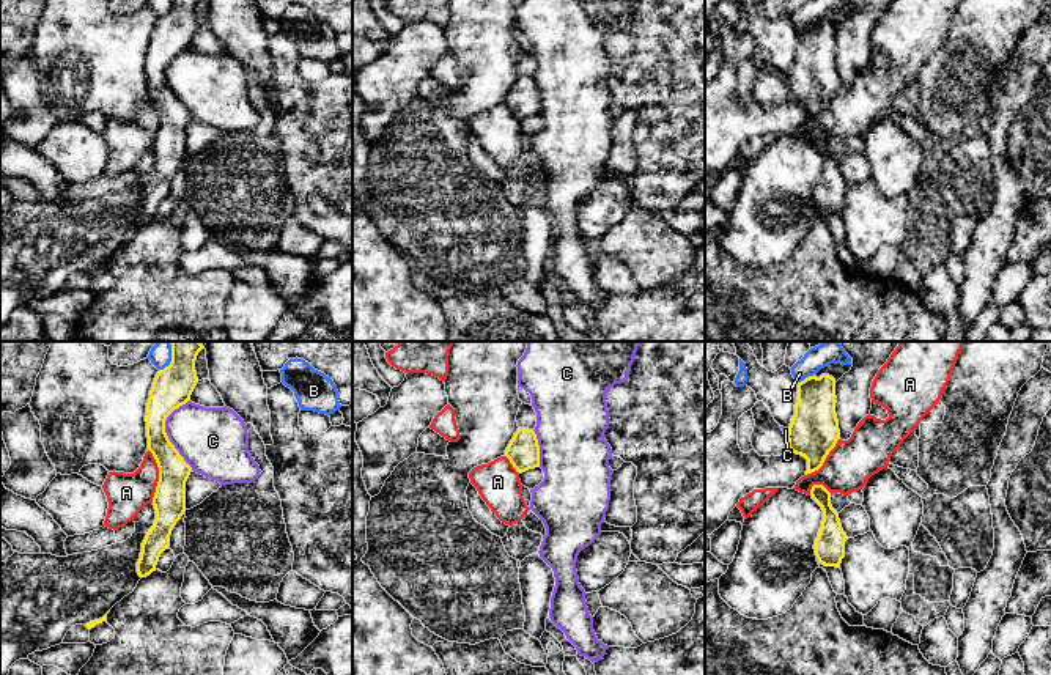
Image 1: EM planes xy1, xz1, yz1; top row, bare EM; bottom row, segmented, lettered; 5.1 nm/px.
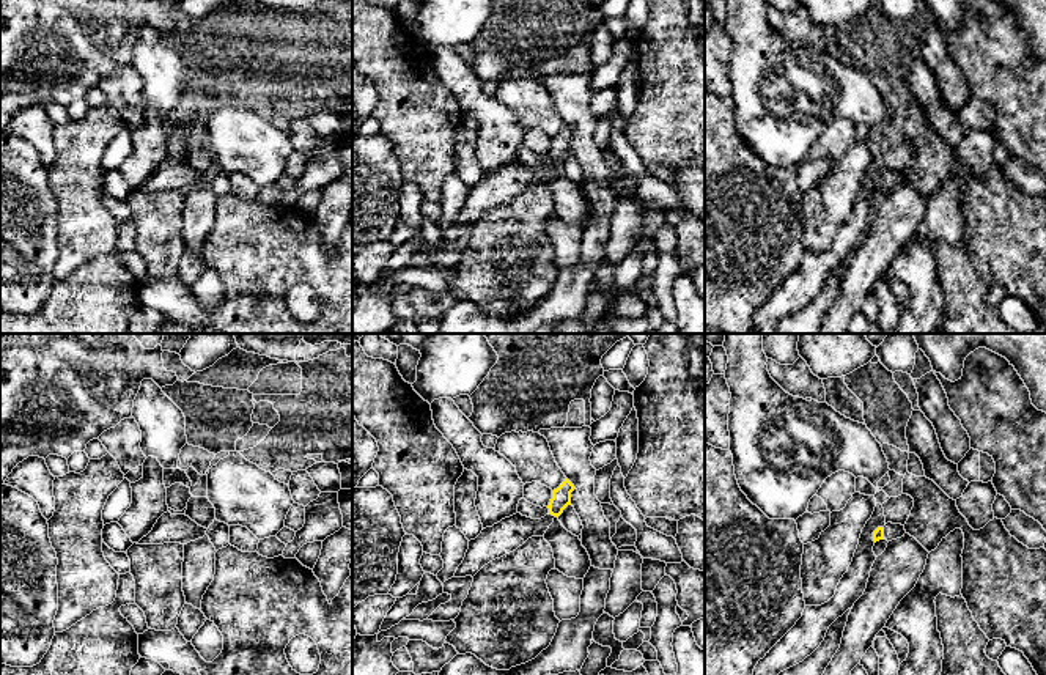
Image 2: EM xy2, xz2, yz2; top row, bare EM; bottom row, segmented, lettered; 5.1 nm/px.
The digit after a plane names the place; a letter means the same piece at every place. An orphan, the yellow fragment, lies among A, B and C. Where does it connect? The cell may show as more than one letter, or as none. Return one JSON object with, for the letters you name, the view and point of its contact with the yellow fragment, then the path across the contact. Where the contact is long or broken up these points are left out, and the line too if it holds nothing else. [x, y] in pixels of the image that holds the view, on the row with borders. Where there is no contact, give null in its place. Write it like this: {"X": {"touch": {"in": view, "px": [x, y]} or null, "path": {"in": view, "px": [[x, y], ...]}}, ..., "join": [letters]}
{"join": []}

